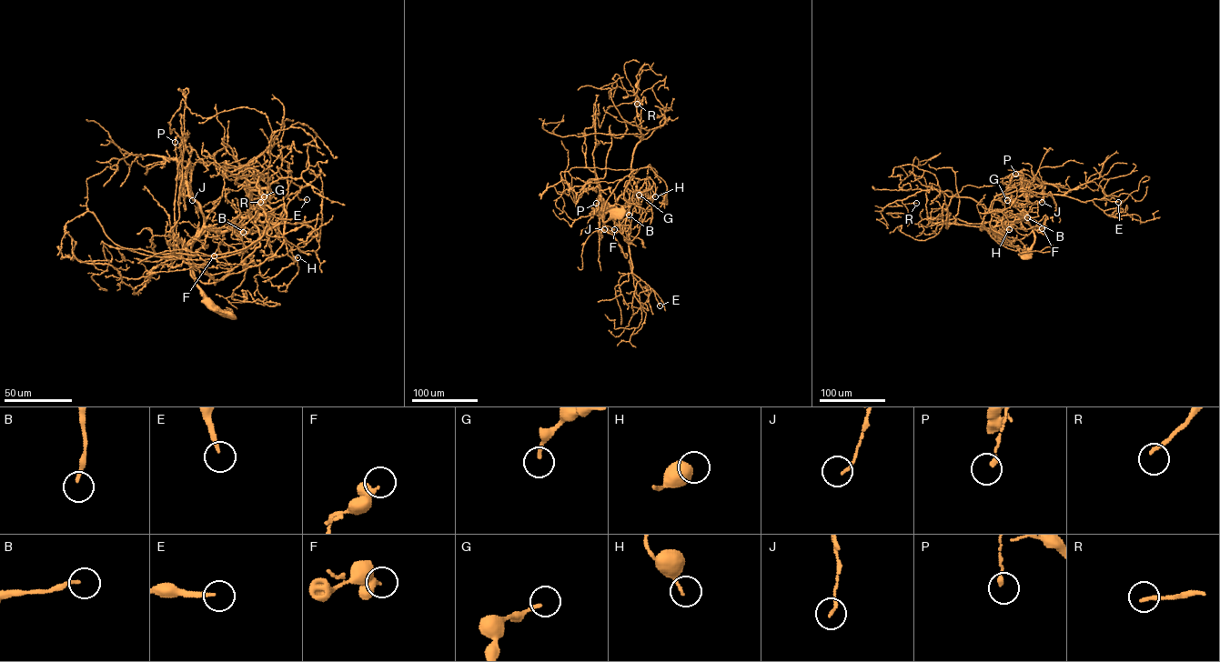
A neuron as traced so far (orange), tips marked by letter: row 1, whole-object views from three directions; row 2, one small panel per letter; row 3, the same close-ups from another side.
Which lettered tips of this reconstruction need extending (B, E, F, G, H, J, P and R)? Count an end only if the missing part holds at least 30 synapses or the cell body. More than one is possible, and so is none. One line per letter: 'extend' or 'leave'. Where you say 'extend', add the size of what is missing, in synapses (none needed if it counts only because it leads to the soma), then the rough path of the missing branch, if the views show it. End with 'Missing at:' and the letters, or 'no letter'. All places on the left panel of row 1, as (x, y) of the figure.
B: leave
E: extend | 40 syn | (307, 199), (287, 220), (276, 225), (271, 234), (274, 233)
F: leave
G: leave
H: leave
J: leave
P: leave
R: leave
Missing at: E

